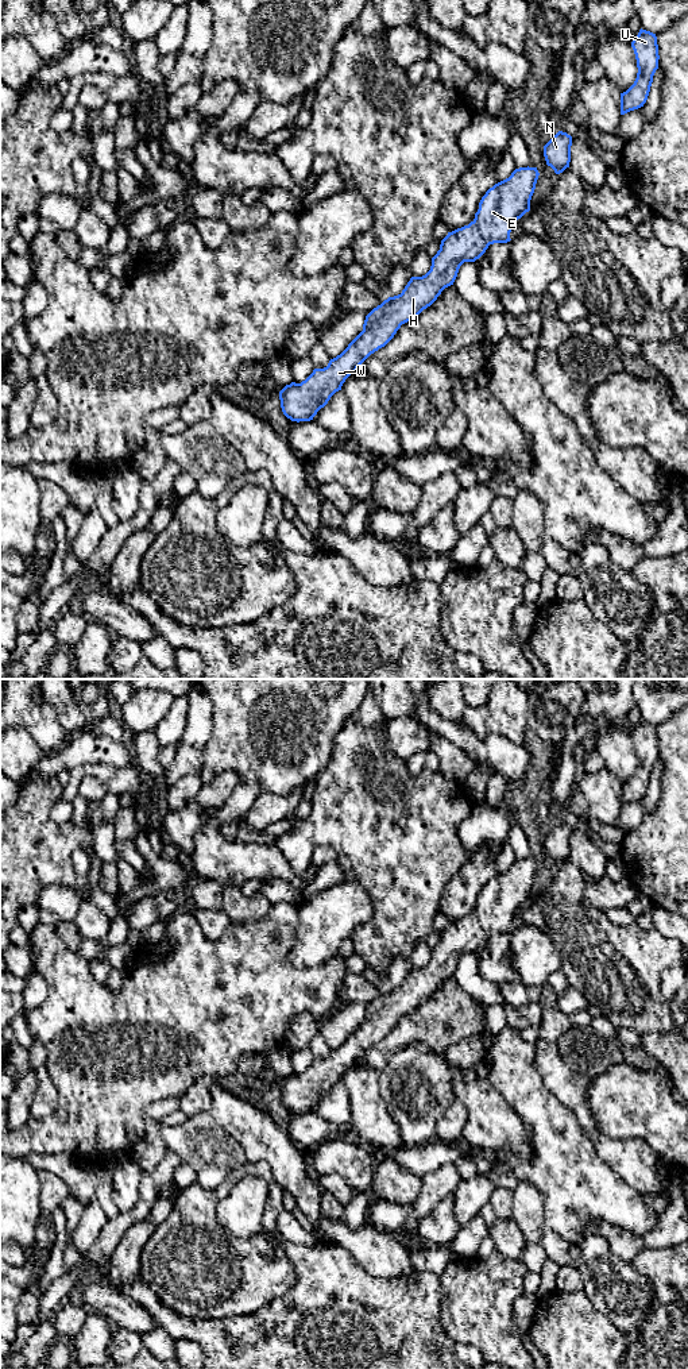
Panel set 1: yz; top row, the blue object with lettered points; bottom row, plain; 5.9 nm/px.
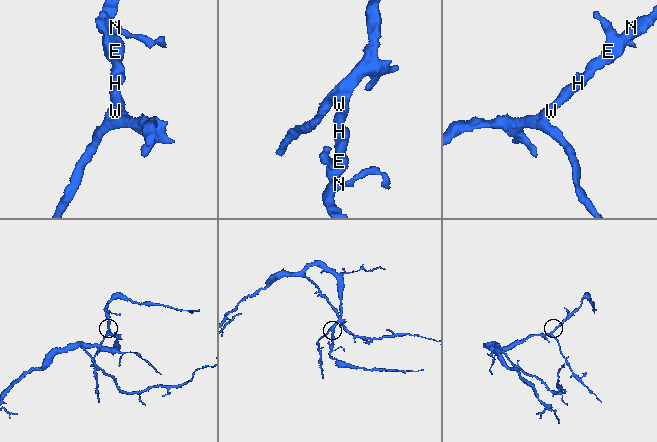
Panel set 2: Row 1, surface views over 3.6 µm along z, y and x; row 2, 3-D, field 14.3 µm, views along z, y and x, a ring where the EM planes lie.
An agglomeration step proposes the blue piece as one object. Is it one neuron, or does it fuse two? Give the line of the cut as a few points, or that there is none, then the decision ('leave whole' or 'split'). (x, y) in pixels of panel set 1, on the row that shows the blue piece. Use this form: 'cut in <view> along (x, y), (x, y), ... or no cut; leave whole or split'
no cut; leave whole

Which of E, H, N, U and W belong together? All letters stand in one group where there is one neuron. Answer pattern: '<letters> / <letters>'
E H N U W

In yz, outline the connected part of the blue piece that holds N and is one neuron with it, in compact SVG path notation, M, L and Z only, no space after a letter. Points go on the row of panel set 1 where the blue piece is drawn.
M563 131L553 135L544 146L546 165L550 166L556 174L563 173L567 167L569 167L571 146L572 136Z

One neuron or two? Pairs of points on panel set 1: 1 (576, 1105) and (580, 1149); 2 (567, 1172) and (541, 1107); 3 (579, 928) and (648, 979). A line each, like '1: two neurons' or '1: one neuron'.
1: two neurons
2: one neuron
3: one neuron

